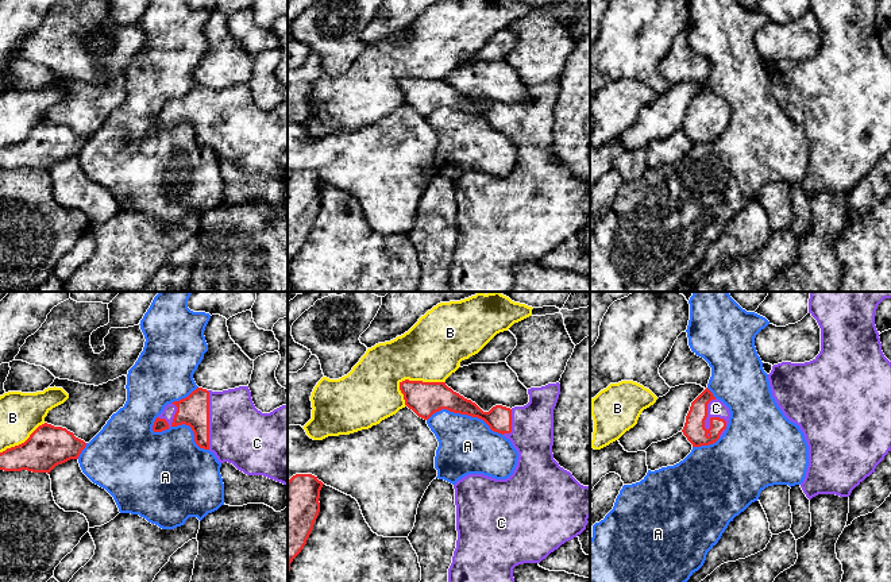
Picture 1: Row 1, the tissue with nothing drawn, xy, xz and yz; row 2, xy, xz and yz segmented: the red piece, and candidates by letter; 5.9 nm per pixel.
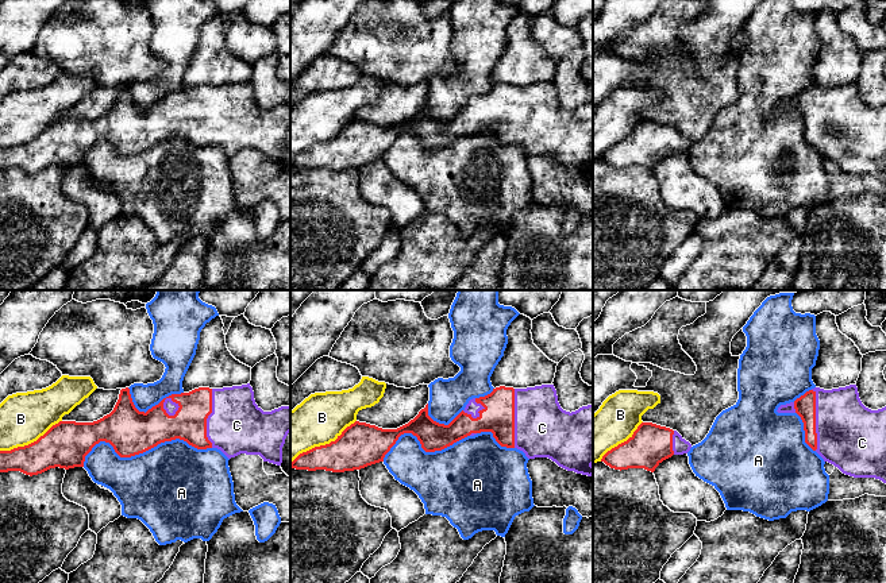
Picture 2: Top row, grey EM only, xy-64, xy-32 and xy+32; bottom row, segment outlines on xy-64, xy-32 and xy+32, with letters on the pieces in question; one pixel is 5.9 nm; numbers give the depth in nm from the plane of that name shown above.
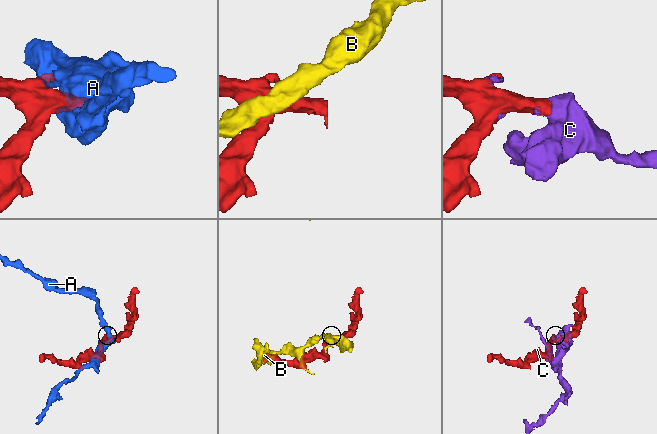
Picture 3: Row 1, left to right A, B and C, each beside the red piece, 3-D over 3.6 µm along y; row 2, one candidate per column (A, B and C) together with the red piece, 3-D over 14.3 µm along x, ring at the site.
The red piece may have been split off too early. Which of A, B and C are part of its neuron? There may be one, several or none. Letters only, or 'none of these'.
C

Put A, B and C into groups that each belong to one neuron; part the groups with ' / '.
A / B / C

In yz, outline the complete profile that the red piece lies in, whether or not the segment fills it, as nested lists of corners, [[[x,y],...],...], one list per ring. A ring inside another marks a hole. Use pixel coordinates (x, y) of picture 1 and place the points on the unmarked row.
[[[706,85],[693,100],[682,127],[693,144],[716,140],[729,122],[729,105]]]

